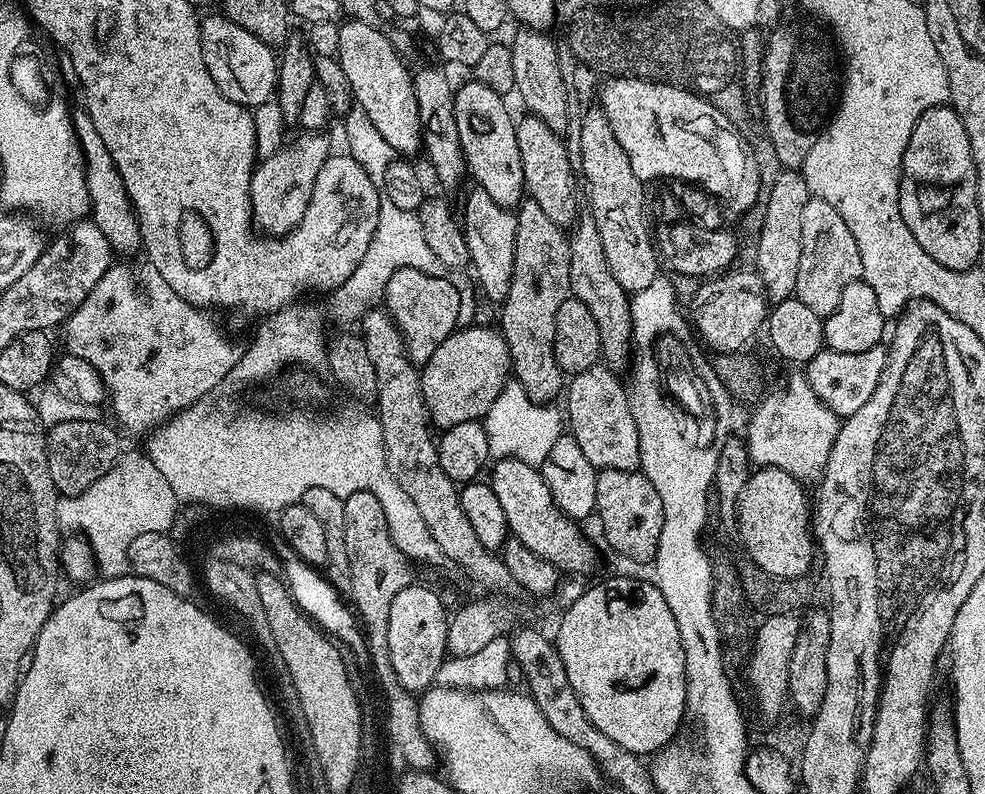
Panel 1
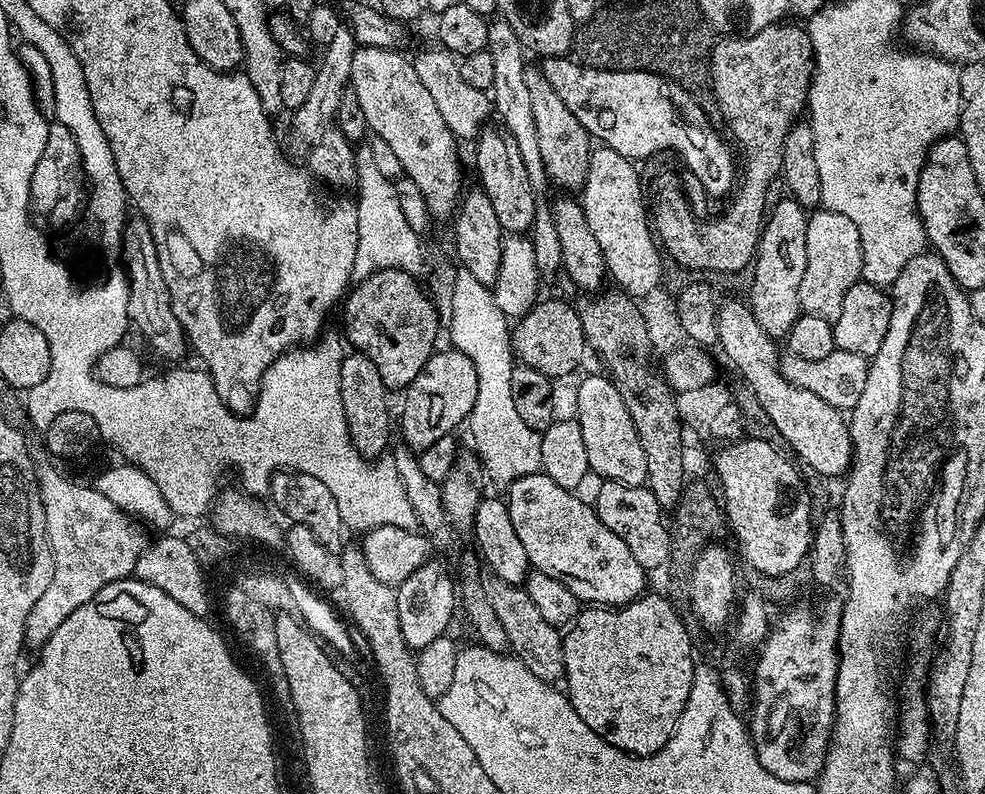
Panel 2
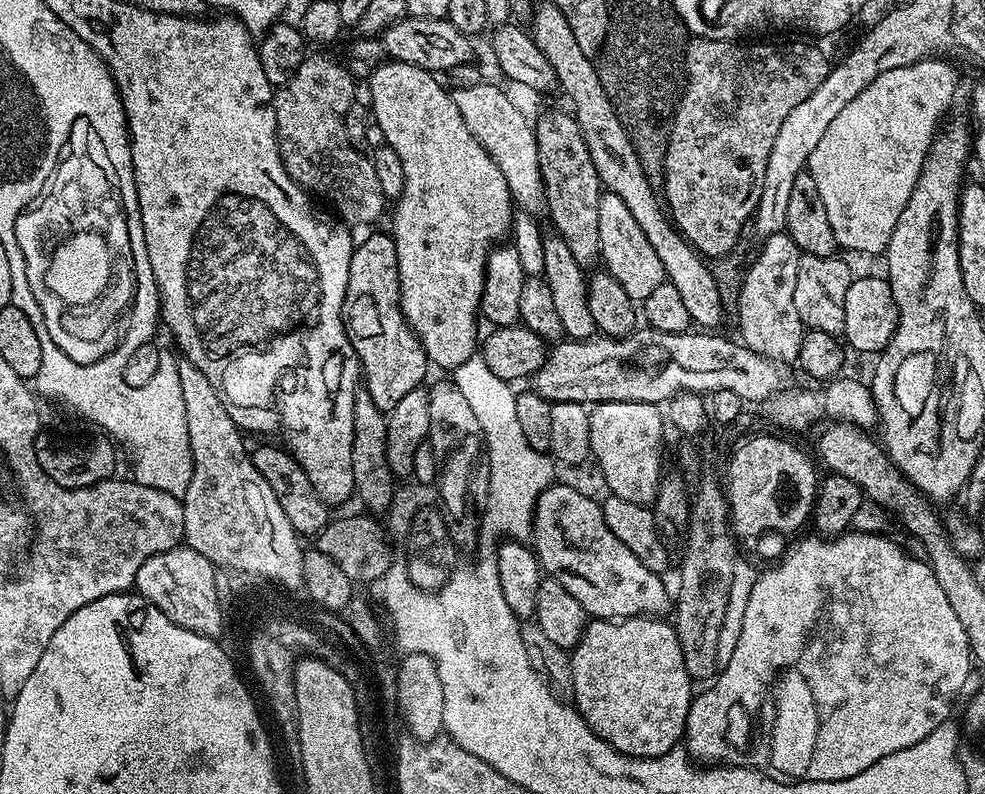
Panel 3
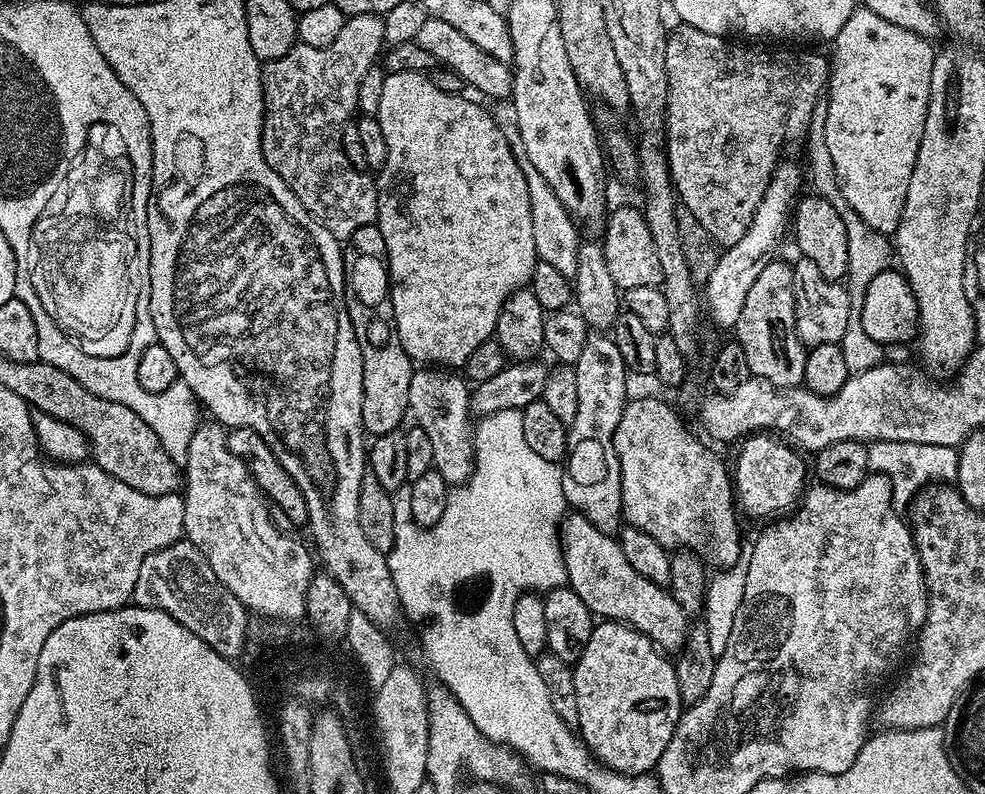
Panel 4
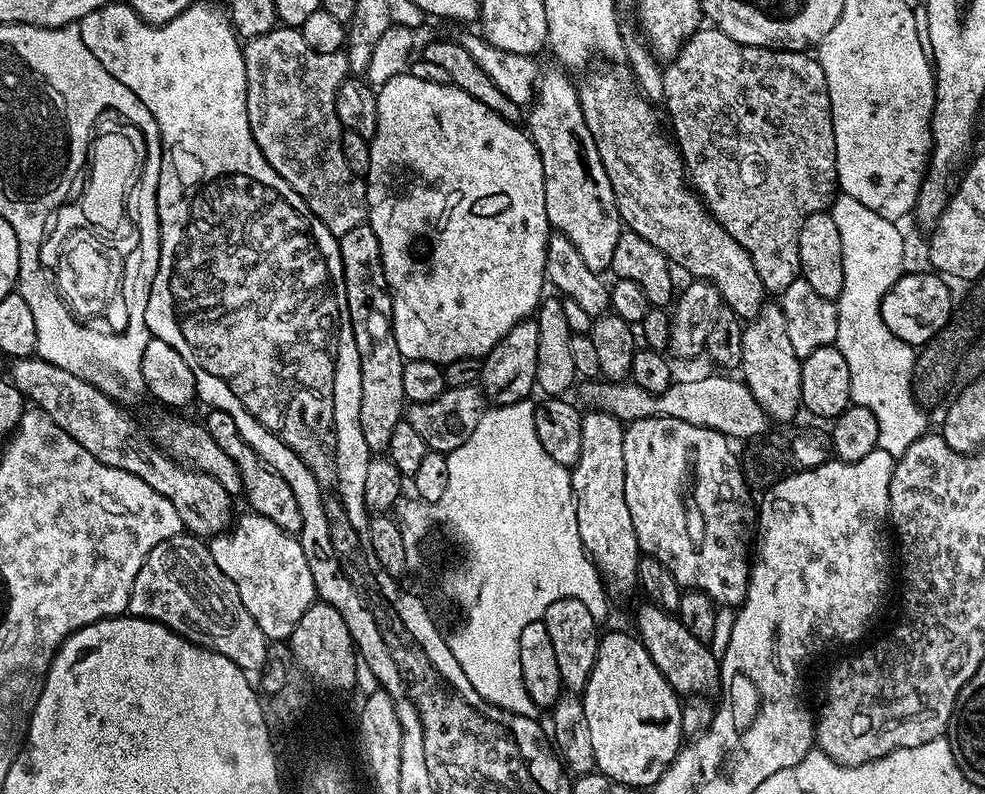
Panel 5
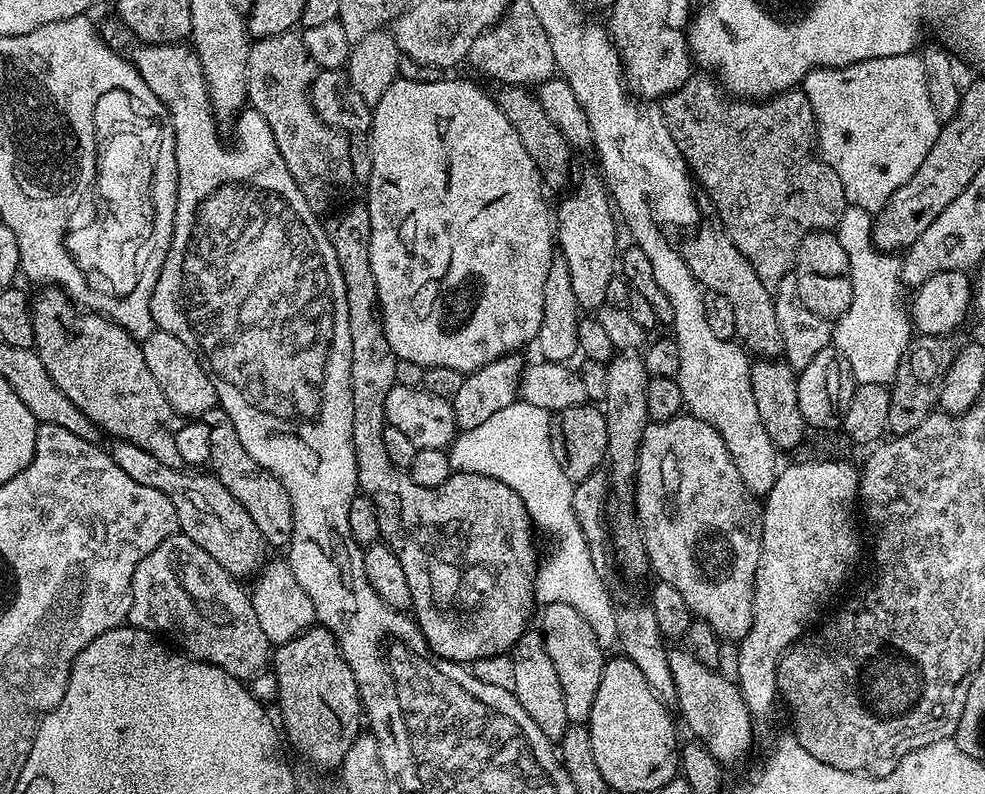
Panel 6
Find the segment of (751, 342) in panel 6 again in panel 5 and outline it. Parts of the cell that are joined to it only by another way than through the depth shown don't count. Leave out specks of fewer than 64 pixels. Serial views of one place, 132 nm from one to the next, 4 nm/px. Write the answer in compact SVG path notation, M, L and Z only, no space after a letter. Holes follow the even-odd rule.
M593 67L587 73L589 76L579 81L578 91L586 126L594 138L594 146L598 146L598 158L602 158L602 166L606 166L606 178L610 178L610 186L614 190L621 225L627 231L646 238L650 246L658 246L664 257L677 269L685 268L689 277L711 281L720 292L721 301L735 316L744 322L752 320L762 310L766 293L762 278L758 278L758 270L754 270L750 254L741 244L734 242L730 234L726 234L724 227L712 217L704 201L686 179L684 159L680 157L679 147L669 139L666 132L664 137L656 121L656 112L652 109L655 107L641 95L637 85L627 75L624 77L622 73L615 72L612 69L615 67L604 67L608 68Z

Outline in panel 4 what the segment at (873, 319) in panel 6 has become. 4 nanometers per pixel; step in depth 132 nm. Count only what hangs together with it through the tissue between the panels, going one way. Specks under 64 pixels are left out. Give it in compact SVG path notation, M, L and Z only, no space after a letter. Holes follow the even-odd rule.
M817 104L811 114L811 121L808 124L808 129L804 133L804 140L806 140L806 154L808 156L808 170L806 166L806 174L810 176L810 180L812 182L813 193L818 196L822 196L826 198L828 202L834 207L834 210L838 211L838 214L842 217L842 222L846 225L847 230L847 242L849 249L849 259L848 259L848 275L845 276L845 283L848 289L848 297L850 298L850 319L847 322L846 334L843 335L841 340L841 348L845 355L846 366L848 368L849 373L855 374L857 372L864 372L866 369L873 368L877 366L877 364L881 363L883 359L882 352L884 352L883 345L874 342L873 339L870 338L868 334L866 334L866 330L862 327L861 322L861 308L862 301L866 294L866 287L869 286L871 279L876 278L878 274L884 272L889 267L889 260L892 260L892 244L889 240L889 237L885 233L881 233L878 231L874 231L874 229L870 226L866 226L864 222L862 222L862 218L858 217L858 214L854 213L853 208L846 201L845 195L842 194L841 187L838 186L837 175L834 171L834 162L831 161L831 153L830 146L826 144L826 114L828 113L828 107L824 104ZM879 440L871 441L868 447L869 469L873 473L888 477L889 482L891 482L892 504L899 512L905 511L921 490L925 489L931 482L955 481L959 461L959 451L956 448L938 446L932 443L902 443L893 440Z

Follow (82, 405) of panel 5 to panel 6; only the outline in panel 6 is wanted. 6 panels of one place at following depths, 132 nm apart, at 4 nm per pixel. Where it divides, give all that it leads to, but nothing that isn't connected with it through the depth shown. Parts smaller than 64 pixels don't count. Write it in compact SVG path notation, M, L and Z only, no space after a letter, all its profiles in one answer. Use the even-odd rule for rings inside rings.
M116 440L110 448L112 460L122 471L130 474L134 482L142 482L146 486L154 486L154 490L162 490L170 502L174 502L174 510L178 514L179 531L190 542L202 546L218 566L226 569L237 578L255 577L265 563L266 545L258 526L254 526L254 518L246 514L242 502L222 486L215 475L199 476L196 472L166 466L166 462L158 462L154 454L146 454L142 446L134 446L125 440Z

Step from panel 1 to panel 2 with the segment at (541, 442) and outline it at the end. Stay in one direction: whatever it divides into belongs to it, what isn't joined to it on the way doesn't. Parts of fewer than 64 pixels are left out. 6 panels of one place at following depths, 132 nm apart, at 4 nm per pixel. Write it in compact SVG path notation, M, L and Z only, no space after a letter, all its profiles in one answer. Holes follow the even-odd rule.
M456 268L454 298L450 309L452 325L447 325L446 336L452 339L451 347L470 358L478 372L478 398L468 417L467 427L472 427L474 451L489 481L497 480L501 486L528 474L541 471L541 433L522 422L518 410L514 410L514 398L510 390L510 378L514 367L510 320L498 310L489 285L478 282L470 270Z

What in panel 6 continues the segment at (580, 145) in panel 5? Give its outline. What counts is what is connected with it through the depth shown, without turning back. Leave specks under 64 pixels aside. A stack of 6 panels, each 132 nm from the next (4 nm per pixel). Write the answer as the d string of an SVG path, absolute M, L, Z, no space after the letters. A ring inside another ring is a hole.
M599 175L582 177L576 192L571 192L561 202L560 209L555 209L554 240L559 255L568 260L570 282L574 285L574 298L578 298L578 306L585 313L592 314L607 305L606 286L610 286L612 277L618 272L618 220L614 215L614 205L608 189Z

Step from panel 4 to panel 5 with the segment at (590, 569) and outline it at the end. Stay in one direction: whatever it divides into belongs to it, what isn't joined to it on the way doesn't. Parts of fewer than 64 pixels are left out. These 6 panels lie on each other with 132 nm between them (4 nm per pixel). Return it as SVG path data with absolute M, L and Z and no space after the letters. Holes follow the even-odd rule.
M647 602L641 603L642 606L636 612L635 635L646 646L650 658L654 658L654 666L662 670L662 678L670 682L672 689L681 697L705 696L716 688L721 687L720 682L720 662L711 653L709 645L698 642L686 626L673 613L659 608L656 604Z

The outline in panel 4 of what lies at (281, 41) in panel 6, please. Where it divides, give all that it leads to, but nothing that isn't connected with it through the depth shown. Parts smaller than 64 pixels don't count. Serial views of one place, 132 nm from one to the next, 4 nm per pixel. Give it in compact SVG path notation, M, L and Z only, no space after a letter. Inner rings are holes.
M358 14L345 19L344 34L330 42L330 46L319 48L297 42L286 54L282 54L282 58L267 61L260 69L264 95L262 154L274 174L278 174L278 178L294 190L298 202L302 202L310 215L322 222L322 226L326 226L326 230L330 230L330 234L341 242L348 240L354 230L375 224L378 214L376 181L367 171L354 167L350 158L346 158L342 134L344 127L353 119L352 111L360 100L360 83L371 70L372 63L375 60L377 63L384 47L383 15Z

